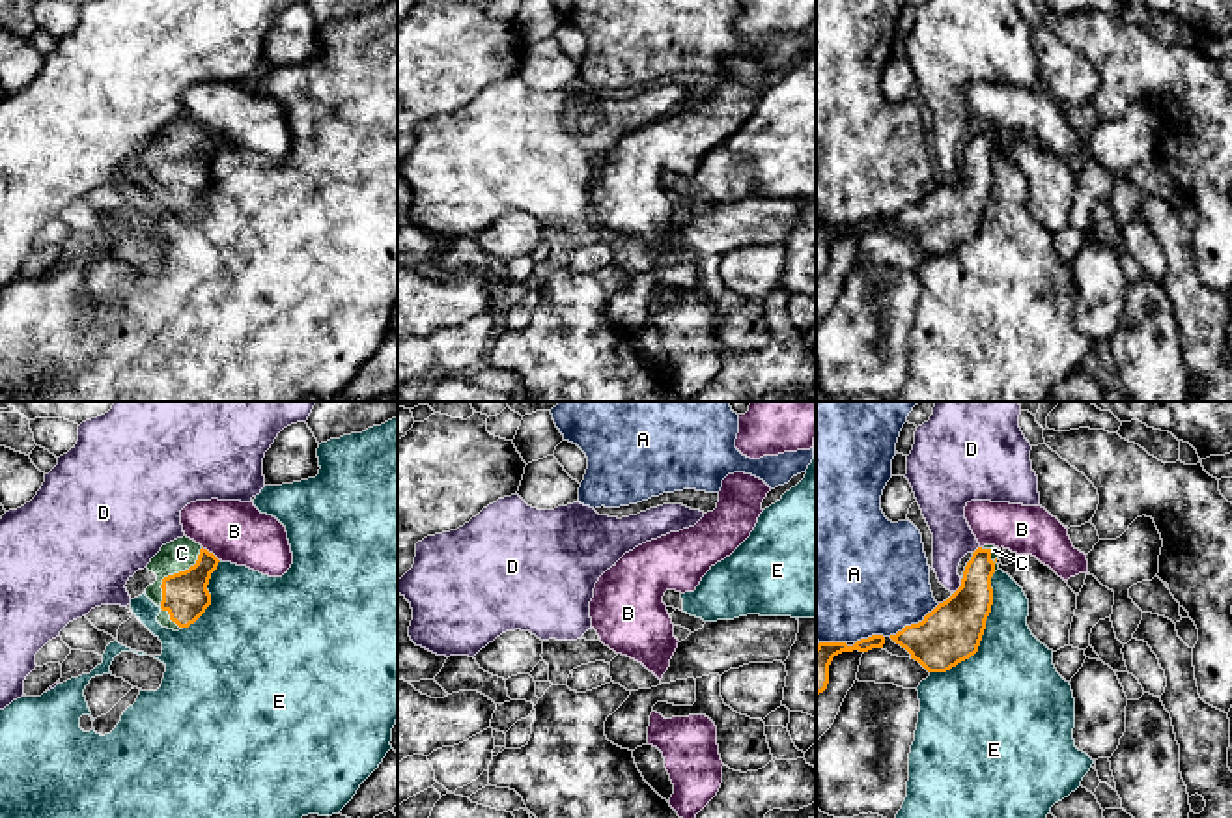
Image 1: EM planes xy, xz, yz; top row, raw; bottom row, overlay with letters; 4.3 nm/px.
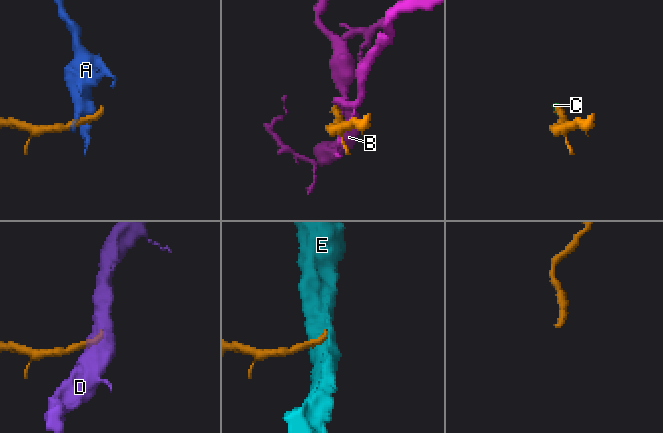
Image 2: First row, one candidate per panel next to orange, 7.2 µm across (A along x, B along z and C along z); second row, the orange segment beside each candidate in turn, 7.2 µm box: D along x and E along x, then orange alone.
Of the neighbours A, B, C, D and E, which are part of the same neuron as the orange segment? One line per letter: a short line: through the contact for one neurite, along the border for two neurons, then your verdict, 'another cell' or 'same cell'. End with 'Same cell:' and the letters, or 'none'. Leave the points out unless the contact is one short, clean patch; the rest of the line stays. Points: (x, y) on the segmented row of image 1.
A: another cell
B: another cell
C: line xy (185, 596), (163, 581), (182, 561), (182, 553); same cell
D: line yz (962, 579), (954, 592); another cell
E: another cell
Same cell: C

